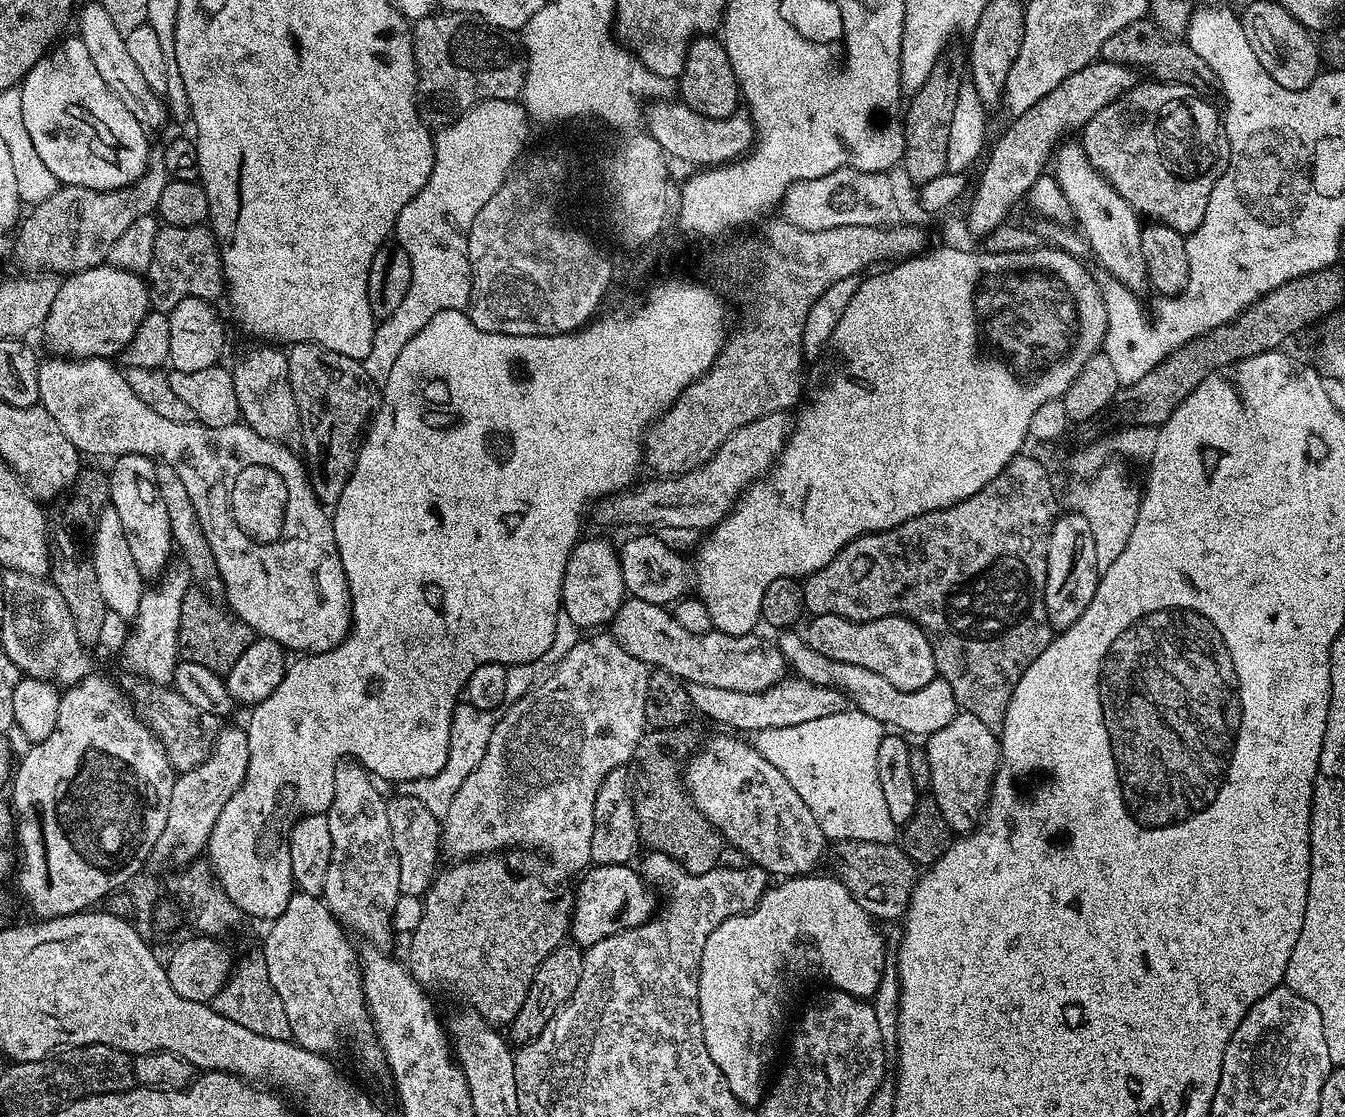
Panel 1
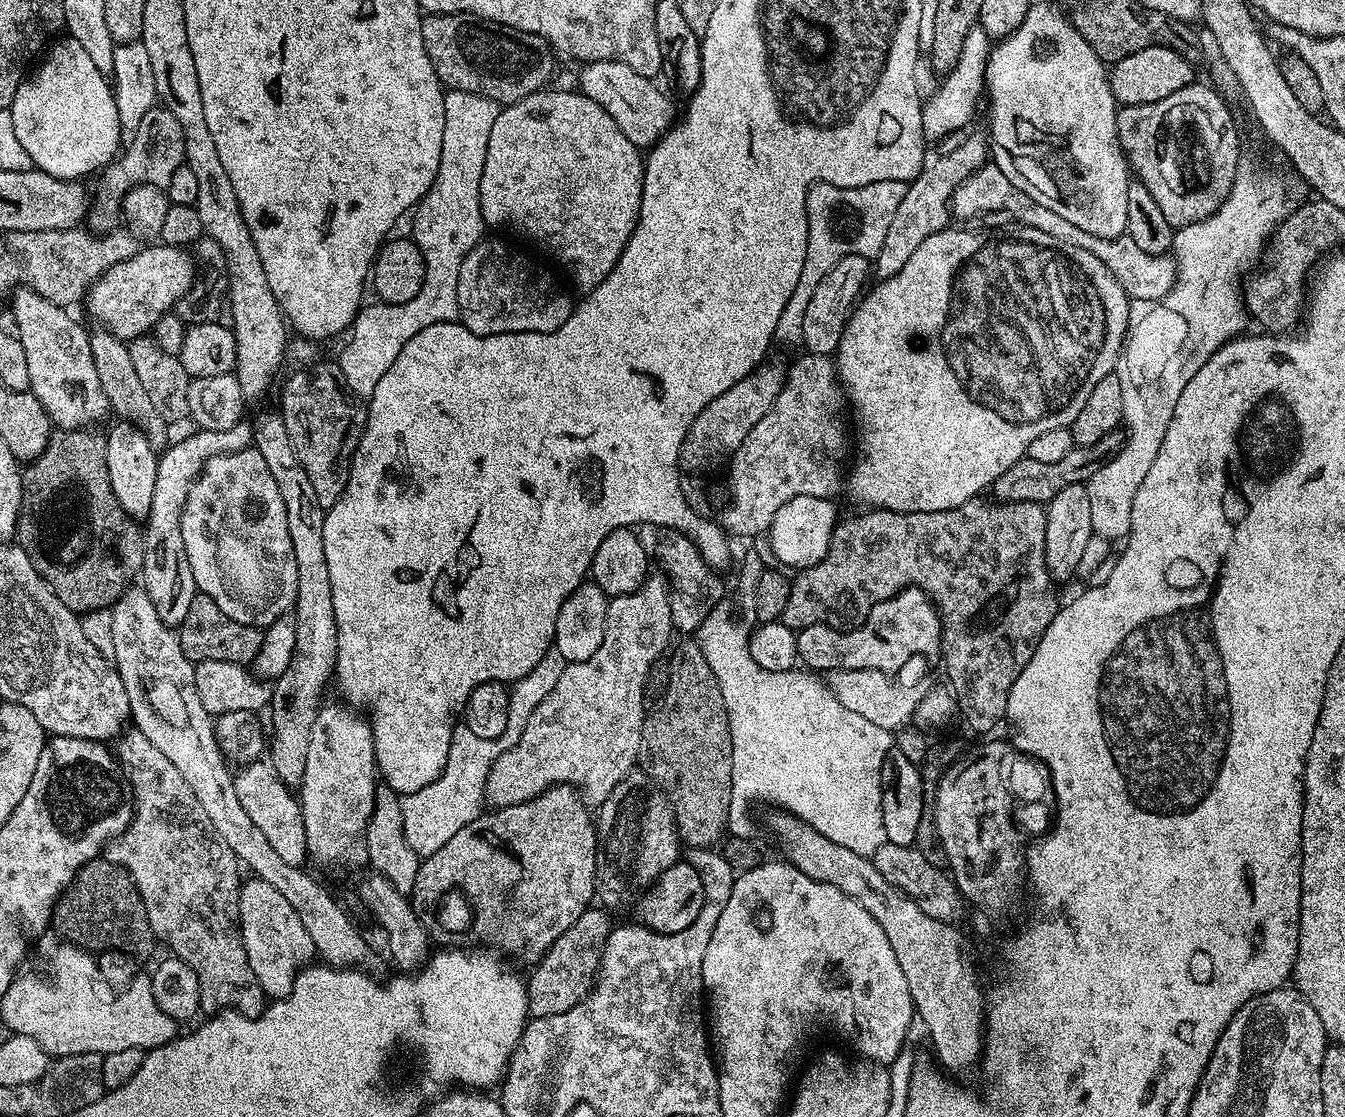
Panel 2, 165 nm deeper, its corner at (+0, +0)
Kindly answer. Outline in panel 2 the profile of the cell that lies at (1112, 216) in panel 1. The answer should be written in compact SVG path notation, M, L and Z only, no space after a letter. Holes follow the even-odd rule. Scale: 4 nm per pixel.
M1033 3L1026 16L1022 19L1021 25L1018 26L1009 36L1001 39L989 51L988 65L984 71L984 82L986 85L986 104L988 100L988 116L992 119L992 125L989 126L987 135L990 137L990 160L996 165L1018 190L1026 190L1034 202L1042 206L1047 206L1050 210L1055 210L1061 218L1066 218L1069 222L1074 222L1082 230L1087 230L1089 234L1098 234L1098 238L1118 238L1127 233L1126 226L1126 190L1130 183L1130 169L1128 159L1124 157L1124 151L1118 138L1116 129L1116 114L1118 105L1112 88L1108 85L1109 69L1103 60L1094 54L1090 42L1078 34L1078 30L1072 25L1071 19L1067 15L1063 16L1058 9L1052 4Z

